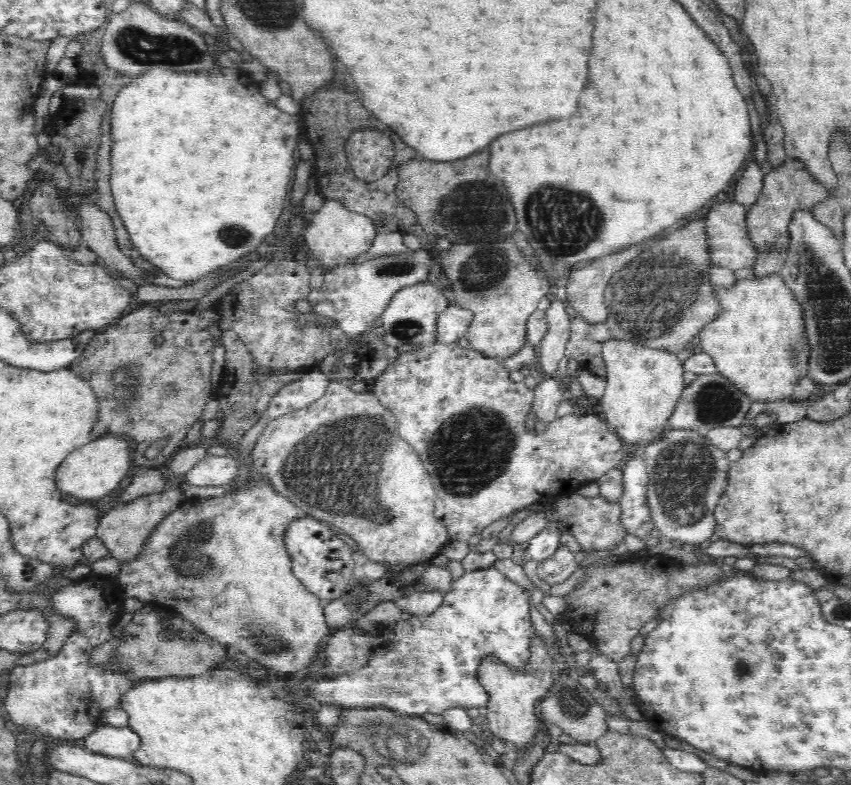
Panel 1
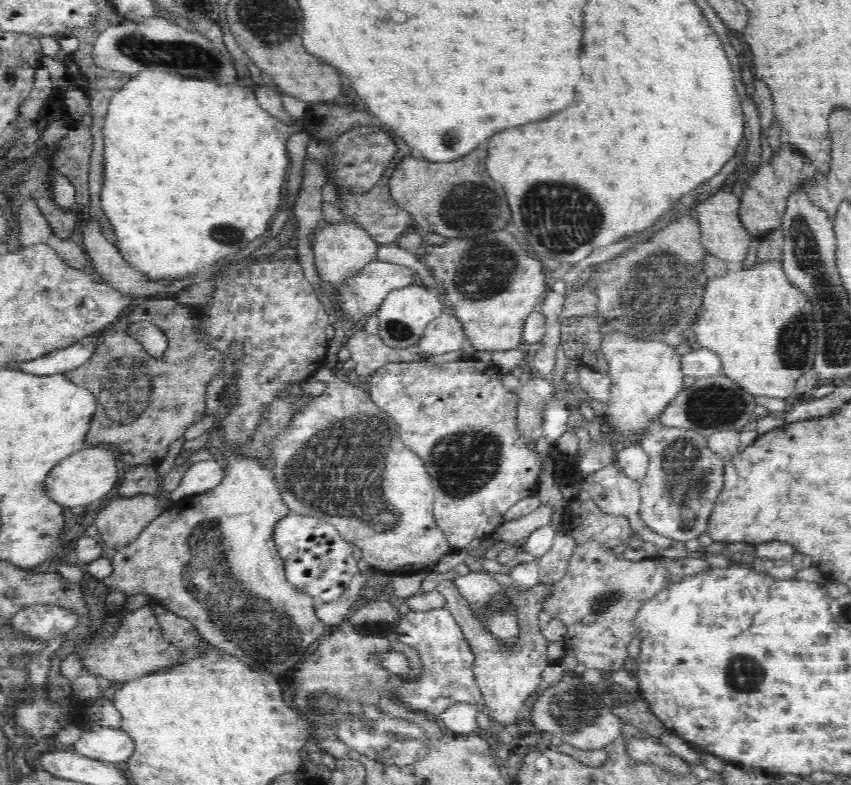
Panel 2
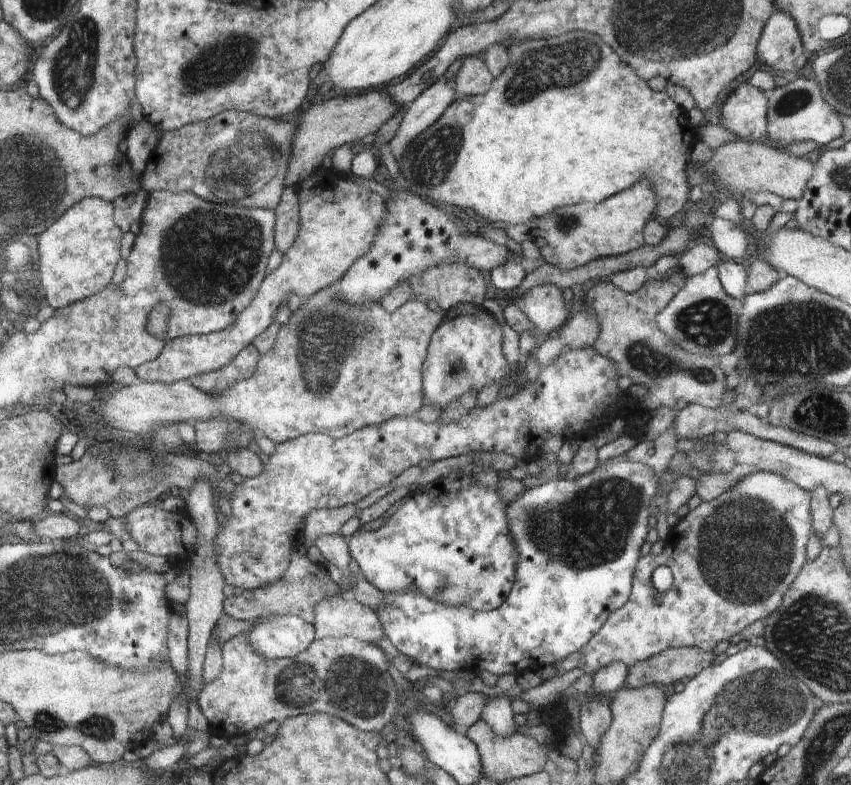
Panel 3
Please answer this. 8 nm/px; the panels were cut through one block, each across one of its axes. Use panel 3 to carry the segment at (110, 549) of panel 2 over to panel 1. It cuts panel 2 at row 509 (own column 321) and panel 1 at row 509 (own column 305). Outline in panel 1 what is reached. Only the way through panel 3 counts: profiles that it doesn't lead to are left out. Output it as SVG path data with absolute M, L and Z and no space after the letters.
M173 486L164 493L141 497L136 501L118 505L103 514L95 536L106 545L106 548L110 550L111 556L116 558L116 560L121 563L134 561L134 558L137 558L142 553L146 538L149 538L150 534L154 533L154 530L158 530L158 526L165 521L166 516L178 510L182 502L187 499L180 488Z

